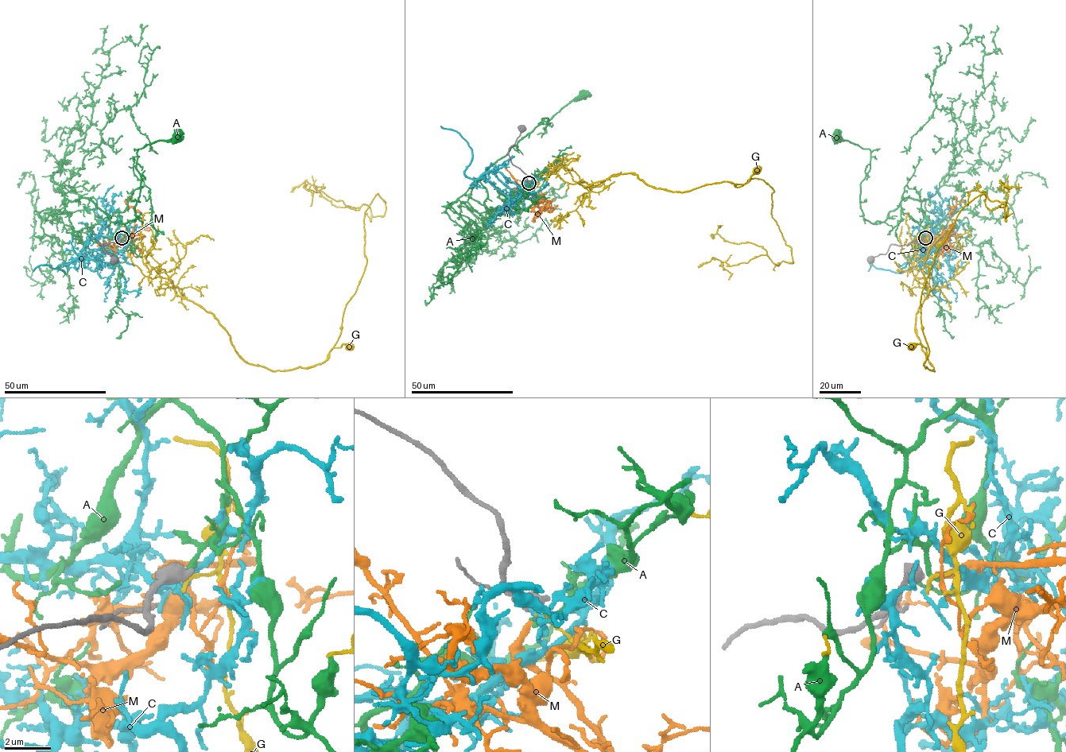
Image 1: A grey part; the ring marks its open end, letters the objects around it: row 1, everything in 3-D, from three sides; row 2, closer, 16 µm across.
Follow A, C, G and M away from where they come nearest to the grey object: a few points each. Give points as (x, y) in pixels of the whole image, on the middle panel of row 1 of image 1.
A: (529, 184), (515, 199), (486, 178), (472, 183), (542, 118), (544, 129), (584, 94)
C: (529, 184), (523, 191), (511, 191), (492, 170), (470, 179), (464, 173), (471, 158), (468, 144), (440, 125)
G: (529, 184), (552, 173), (588, 186), (631, 173), (680, 192), (746, 184), (757, 168)
M: (529, 184), (540, 199), (547, 201), (545, 208), (548, 212), (557, 206), (550, 212), (549, 207), (536, 213)

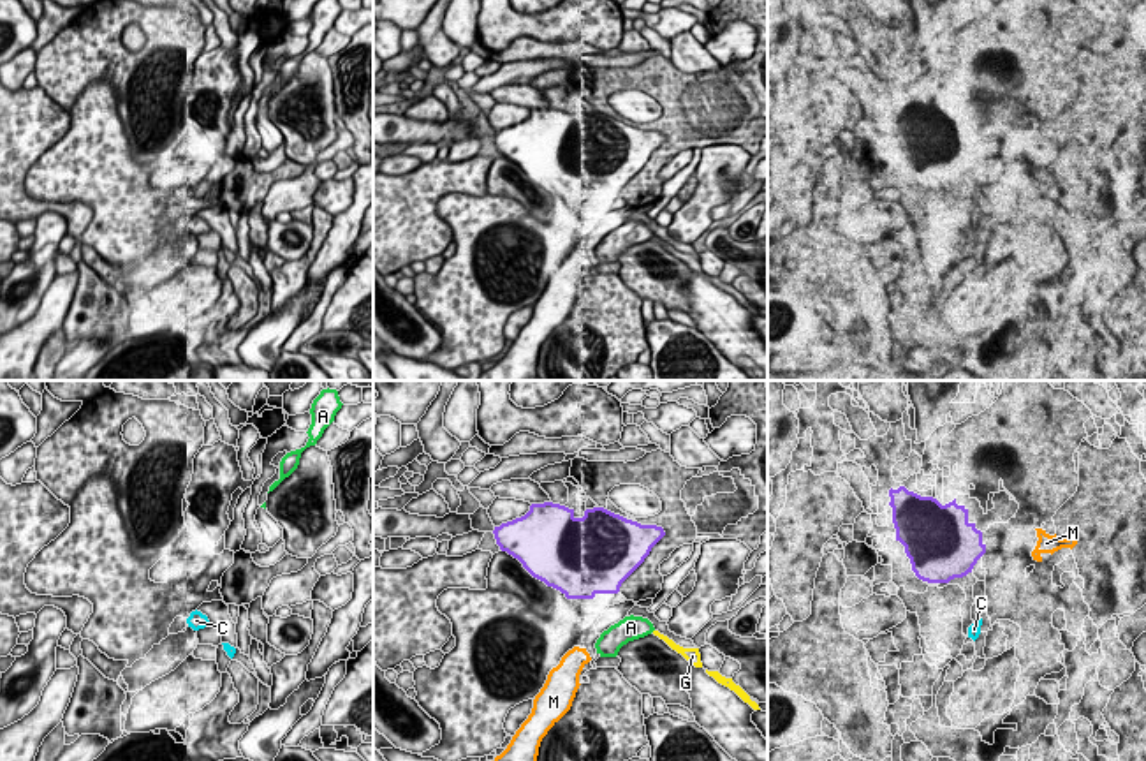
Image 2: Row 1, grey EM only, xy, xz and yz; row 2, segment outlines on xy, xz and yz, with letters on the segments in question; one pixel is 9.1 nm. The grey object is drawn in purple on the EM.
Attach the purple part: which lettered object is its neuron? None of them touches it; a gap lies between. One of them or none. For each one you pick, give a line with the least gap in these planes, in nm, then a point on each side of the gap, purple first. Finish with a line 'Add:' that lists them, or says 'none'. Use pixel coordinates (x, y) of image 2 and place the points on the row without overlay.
M: 440 nm apart; from purple across yz (984, 157), (1032, 157)
Add: M

